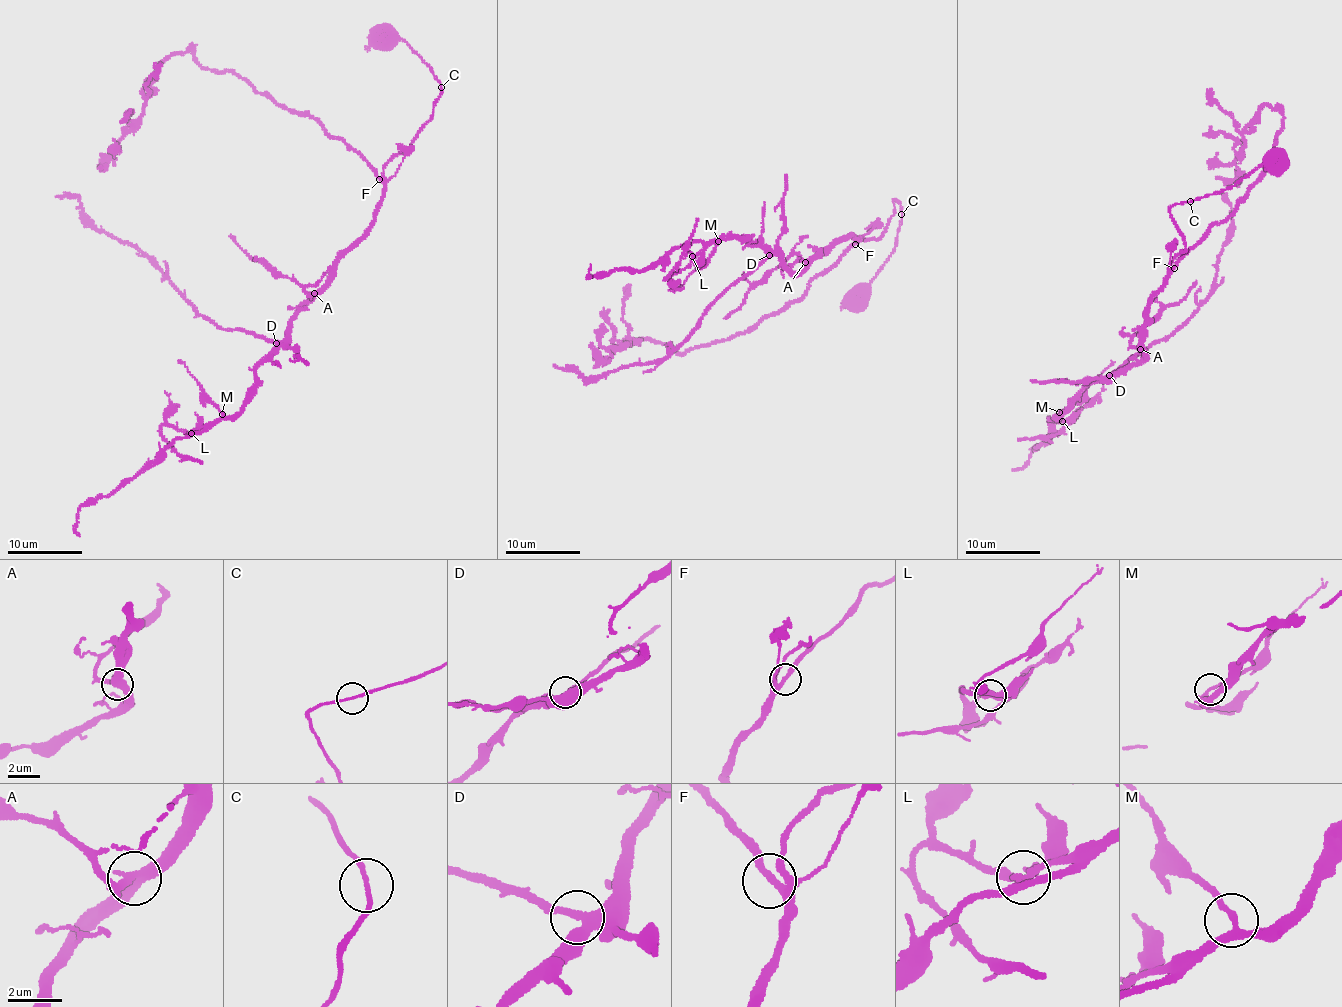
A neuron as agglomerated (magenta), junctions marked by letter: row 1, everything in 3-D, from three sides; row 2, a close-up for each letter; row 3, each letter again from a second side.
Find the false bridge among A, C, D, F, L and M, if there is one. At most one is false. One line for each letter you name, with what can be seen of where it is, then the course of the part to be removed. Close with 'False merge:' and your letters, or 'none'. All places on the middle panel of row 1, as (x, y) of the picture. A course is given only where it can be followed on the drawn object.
False merge: none

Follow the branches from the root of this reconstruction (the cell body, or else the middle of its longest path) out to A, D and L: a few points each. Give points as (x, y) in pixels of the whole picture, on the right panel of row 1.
A: (1270, 162), (1226, 189), (1170, 207), (1186, 246), (1173, 259), (1167, 283), (1150, 301), (1140, 349)
D: (1270, 162), (1226, 189), (1170, 207), (1184, 251), (1150, 301), (1143, 359), (1109, 375)
L: (1270, 162), (1170, 207), (1186, 246), (1150, 301), (1143, 359), (1091, 382), (1055, 415), (1062, 421)

